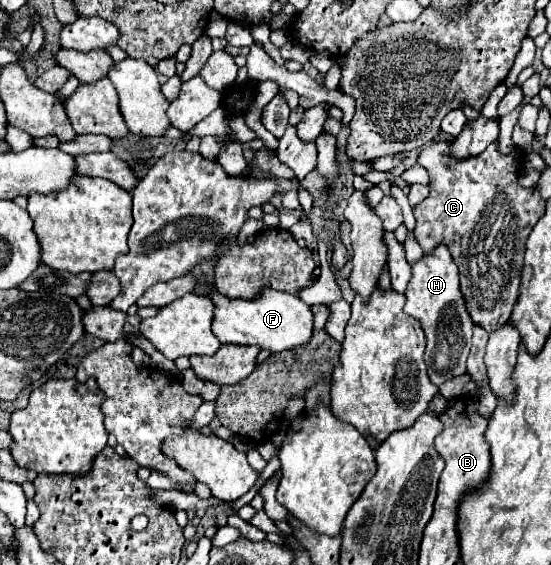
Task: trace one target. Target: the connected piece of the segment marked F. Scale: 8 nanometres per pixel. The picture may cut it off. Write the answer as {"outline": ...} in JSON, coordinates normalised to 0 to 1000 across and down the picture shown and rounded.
{"outline":[[[483,512],[472,529],[446,533],[446,529],[414,529],[396,519],[385,519],[388,533],[388,568],[385,589],[403,607],[425,611],[468,611],[490,625],[530,621],[537,614],[555,611],[566,600],[570,586],[570,554],[566,547],[548,536],[541,526],[497,512]]]}

